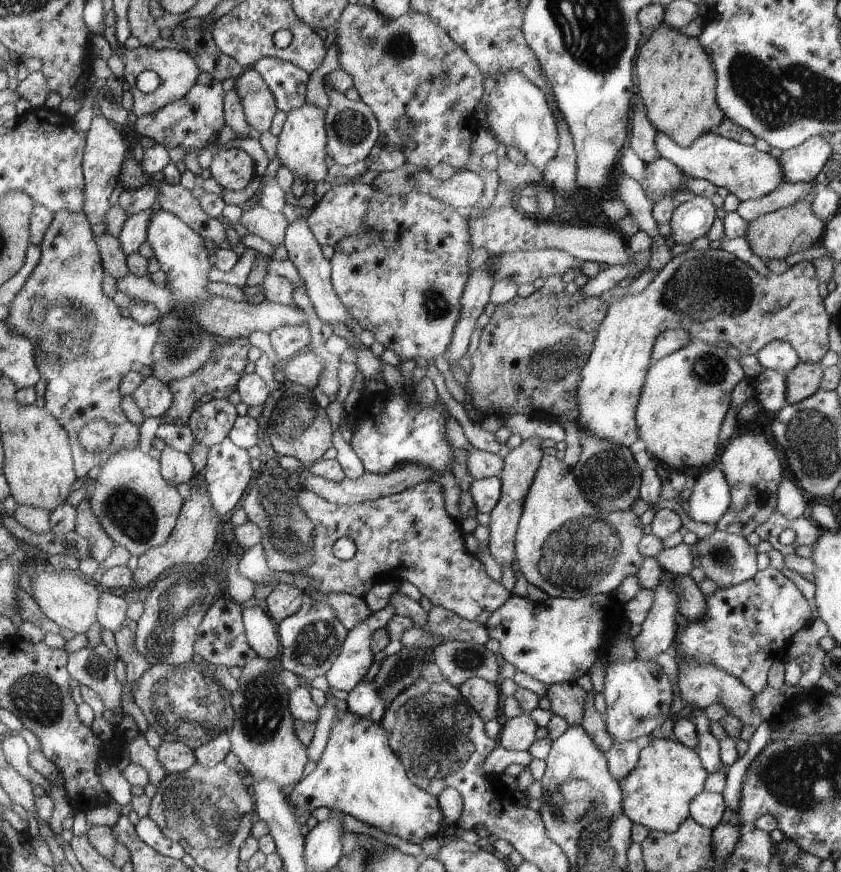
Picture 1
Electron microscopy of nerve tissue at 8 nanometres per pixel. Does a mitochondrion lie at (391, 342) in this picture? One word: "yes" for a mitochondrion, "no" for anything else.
no

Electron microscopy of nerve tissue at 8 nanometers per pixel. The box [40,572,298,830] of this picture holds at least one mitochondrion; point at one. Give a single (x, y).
(186, 703)

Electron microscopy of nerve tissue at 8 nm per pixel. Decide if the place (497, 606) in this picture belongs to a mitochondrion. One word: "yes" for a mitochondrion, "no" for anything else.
no

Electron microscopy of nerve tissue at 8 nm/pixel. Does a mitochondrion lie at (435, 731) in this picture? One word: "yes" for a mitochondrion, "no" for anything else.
yes

